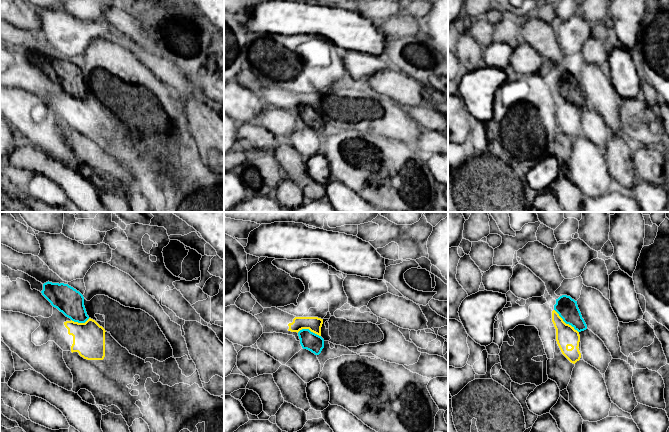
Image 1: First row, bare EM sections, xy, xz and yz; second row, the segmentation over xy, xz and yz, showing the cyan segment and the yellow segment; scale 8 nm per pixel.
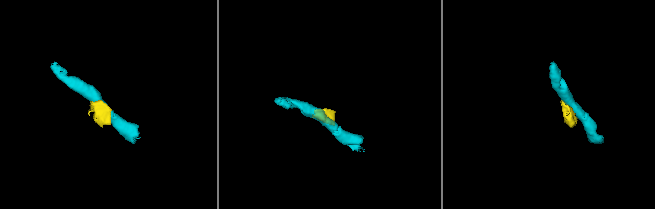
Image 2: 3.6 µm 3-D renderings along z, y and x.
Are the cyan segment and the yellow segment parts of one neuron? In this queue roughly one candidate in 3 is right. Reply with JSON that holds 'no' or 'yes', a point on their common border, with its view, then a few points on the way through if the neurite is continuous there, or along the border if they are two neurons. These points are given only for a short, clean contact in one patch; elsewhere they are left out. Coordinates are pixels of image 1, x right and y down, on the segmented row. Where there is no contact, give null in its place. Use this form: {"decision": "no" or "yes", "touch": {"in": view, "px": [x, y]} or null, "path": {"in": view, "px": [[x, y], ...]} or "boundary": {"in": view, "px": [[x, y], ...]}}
{"decision": "no", "touch": {"in": "yz", "px": [565, 322]}, "boundary": {"in": "yz", "px": [[554, 309], [566, 323], [570, 324], [578, 332]]}}

